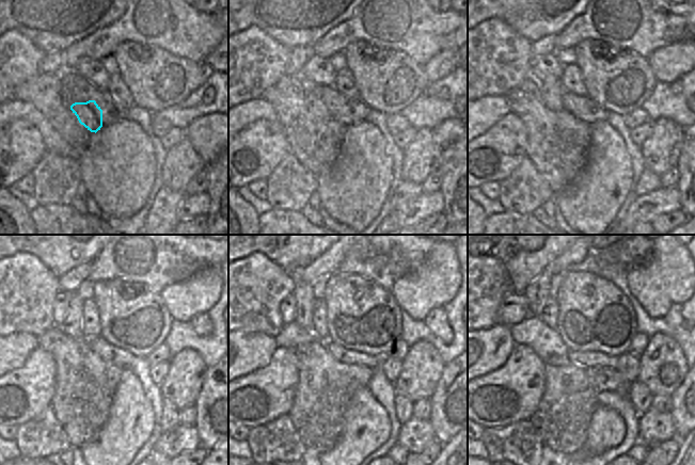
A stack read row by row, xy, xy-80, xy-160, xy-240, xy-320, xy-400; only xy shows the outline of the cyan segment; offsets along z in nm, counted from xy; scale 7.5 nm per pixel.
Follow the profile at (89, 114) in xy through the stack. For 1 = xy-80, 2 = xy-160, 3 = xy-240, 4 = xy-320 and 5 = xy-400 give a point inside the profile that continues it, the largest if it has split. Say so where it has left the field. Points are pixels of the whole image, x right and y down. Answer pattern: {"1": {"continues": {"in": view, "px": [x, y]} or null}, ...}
{"1": {"continues": {"in": "xy-80", "px": [314, 103]}}, "2": {"continues": {"in": "xy-160", "px": [551, 89]}}, "3": {"continues": {"in": "xy-240", "px": [73, 325]}}, "4": {"continues": {"in": "xy-320", "px": [303, 295]}}, "5": {"continues": {"in": "xy-400", "px": [537, 292]}}}

